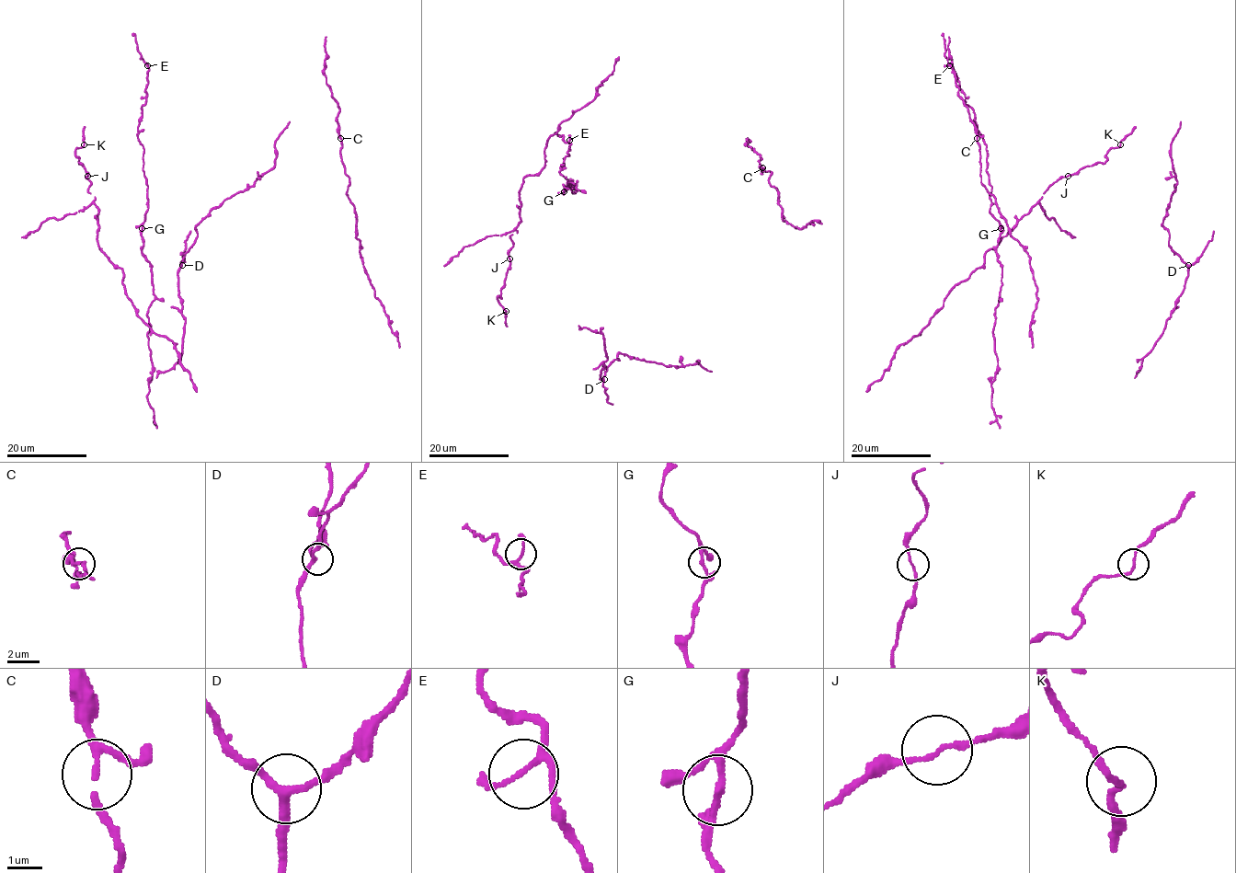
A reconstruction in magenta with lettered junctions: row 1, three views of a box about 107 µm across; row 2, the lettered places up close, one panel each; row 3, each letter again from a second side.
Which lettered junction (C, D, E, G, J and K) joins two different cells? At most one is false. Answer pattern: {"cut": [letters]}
{"cut": []}

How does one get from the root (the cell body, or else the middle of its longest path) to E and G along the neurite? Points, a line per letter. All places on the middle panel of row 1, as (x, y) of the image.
E: (569, 180), (559, 171), (568, 156), (569, 140)
G: (569, 180), (564, 191)

